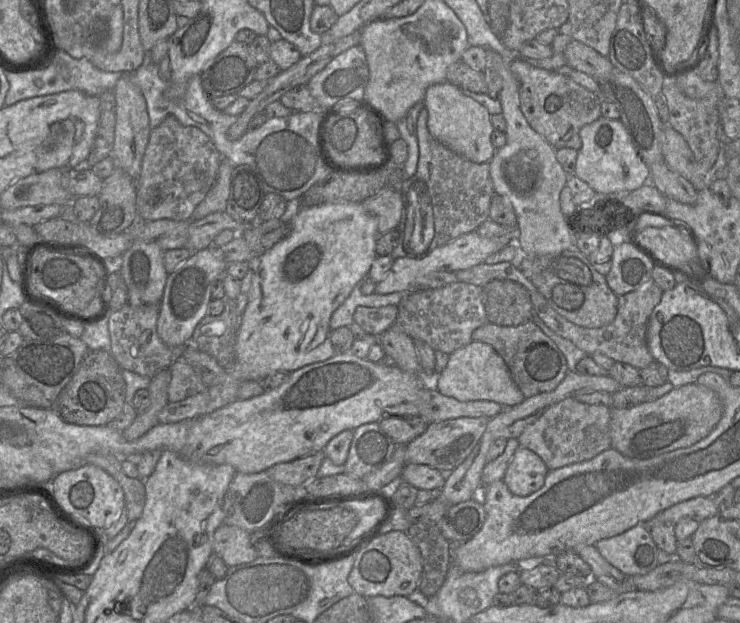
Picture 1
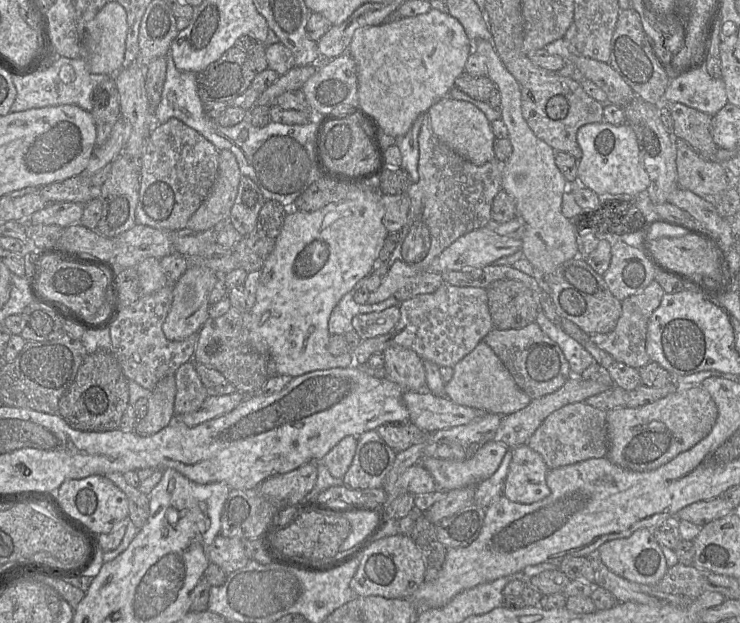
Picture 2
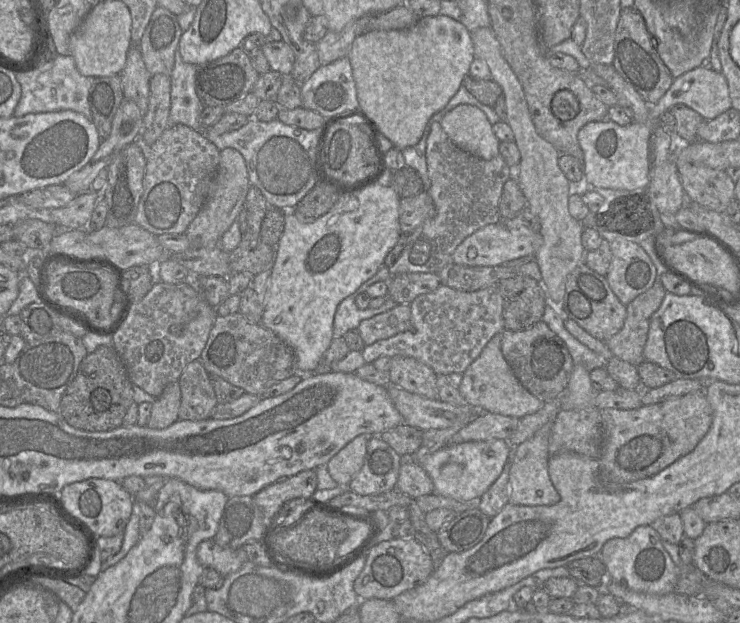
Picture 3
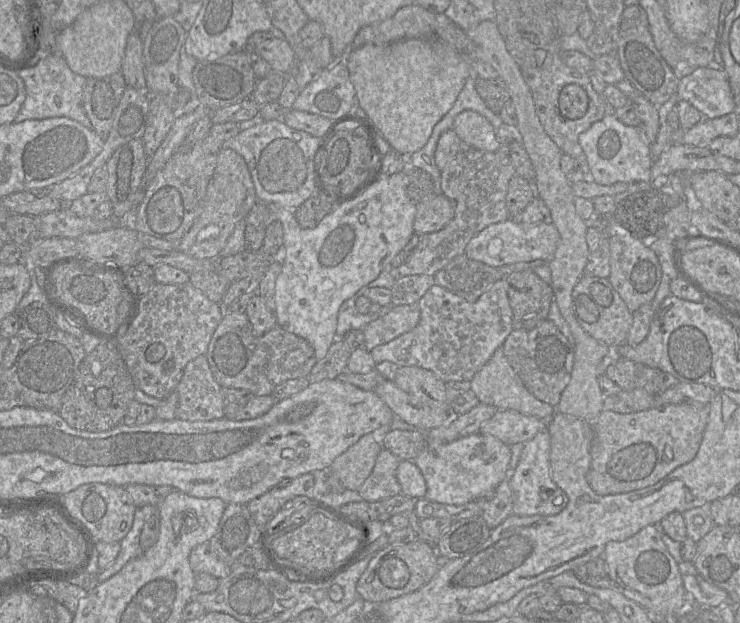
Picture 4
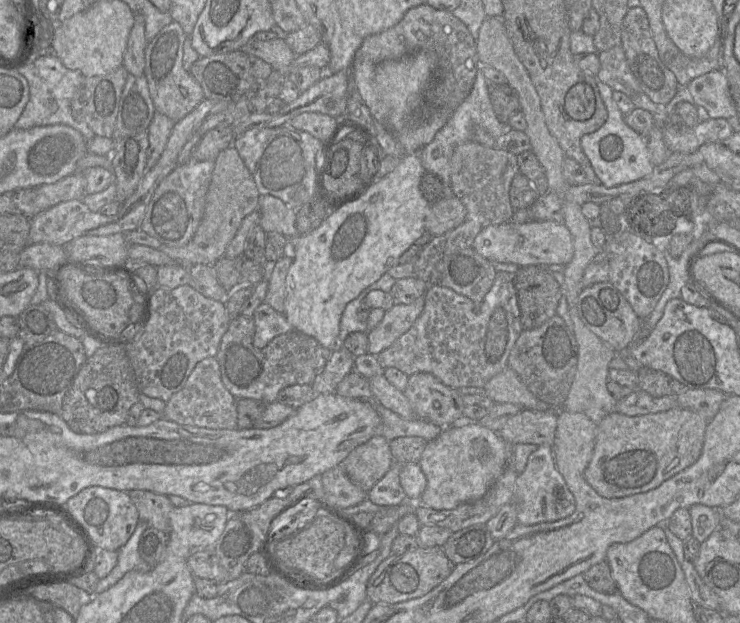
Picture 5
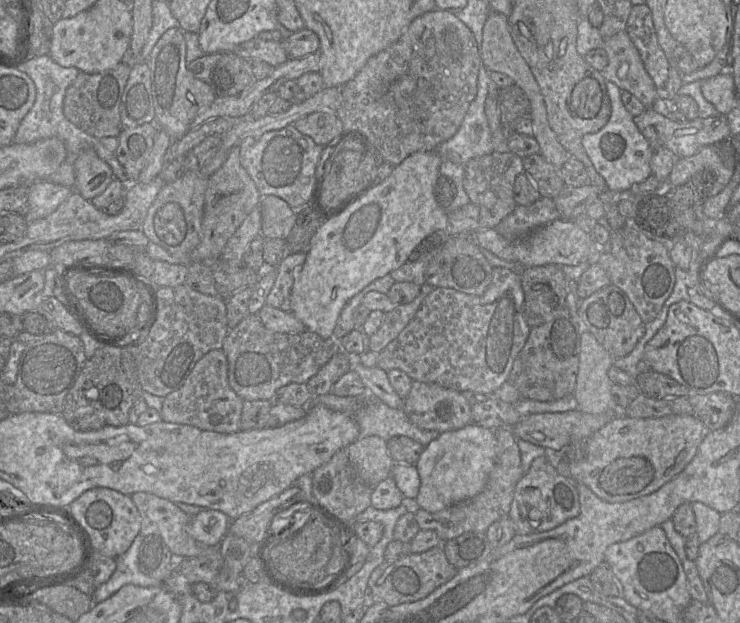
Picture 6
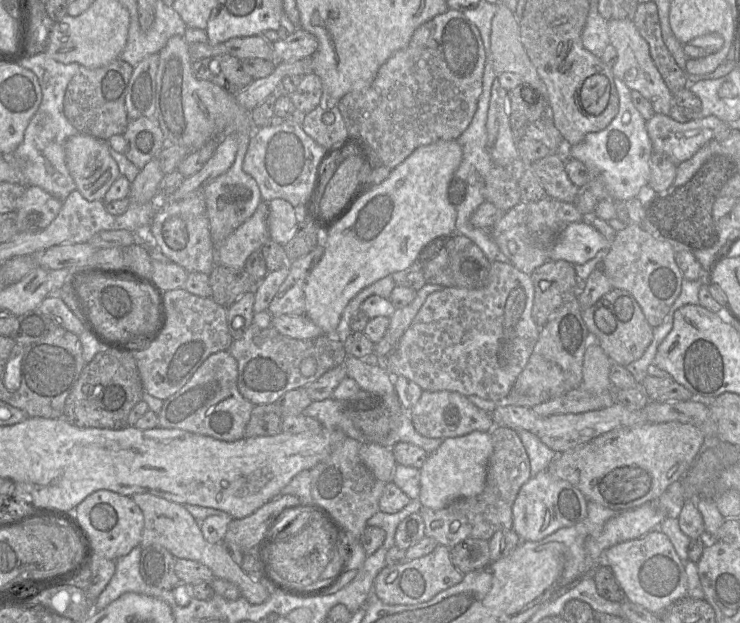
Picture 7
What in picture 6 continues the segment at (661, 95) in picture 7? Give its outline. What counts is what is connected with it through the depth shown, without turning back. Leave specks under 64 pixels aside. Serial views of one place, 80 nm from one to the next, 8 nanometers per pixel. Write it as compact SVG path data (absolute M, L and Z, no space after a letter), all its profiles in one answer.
M623 30L605 39L603 49L608 57L608 64L601 71L604 79L630 92L646 108L652 109L659 97L627 32Z

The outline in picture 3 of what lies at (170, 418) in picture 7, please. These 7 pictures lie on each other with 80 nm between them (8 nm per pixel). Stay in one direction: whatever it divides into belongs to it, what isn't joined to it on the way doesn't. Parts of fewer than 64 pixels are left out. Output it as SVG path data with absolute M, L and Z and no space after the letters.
M201 361L190 362L179 380L181 403L178 417L181 420L206 420L218 404L210 375Z

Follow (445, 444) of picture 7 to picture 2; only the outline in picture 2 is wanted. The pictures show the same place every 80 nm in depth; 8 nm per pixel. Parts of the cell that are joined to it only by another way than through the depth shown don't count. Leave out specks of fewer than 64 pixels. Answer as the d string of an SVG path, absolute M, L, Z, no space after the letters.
M490 440L466 460L424 458L420 463L433 476L437 490L448 492L478 485L491 477L500 466L507 450L505 443Z

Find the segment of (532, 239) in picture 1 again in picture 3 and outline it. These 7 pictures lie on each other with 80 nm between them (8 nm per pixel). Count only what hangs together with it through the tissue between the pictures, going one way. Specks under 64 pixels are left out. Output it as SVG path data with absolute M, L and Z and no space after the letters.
M491 27L478 28L471 33L474 46L474 56L483 60L489 67L492 80L503 90L506 103L506 123L514 133L514 142L518 146L521 160L516 179L526 197L527 206L540 219L540 234L543 243L534 258L541 270L547 297L557 307L557 314L564 320L570 319L562 309L565 294L565 284L569 274L580 264L584 263L586 250L582 245L584 227L580 221L572 217L568 202L571 195L571 183L559 167L560 153L536 130L532 121L527 100L521 82L503 57L500 43Z

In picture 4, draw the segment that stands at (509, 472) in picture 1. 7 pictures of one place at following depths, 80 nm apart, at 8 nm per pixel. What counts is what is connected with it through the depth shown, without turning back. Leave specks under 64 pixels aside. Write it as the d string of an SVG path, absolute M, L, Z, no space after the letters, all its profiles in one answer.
M548 428L543 429L531 440L524 443L518 465L510 479L513 514L519 516L556 515L567 506L567 494L551 477L550 452L551 442Z

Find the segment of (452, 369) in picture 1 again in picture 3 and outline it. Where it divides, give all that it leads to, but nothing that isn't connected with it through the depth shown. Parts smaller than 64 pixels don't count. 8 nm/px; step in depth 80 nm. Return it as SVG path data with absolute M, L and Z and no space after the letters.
M501 333L496 334L462 374L458 388L467 404L482 412L491 412L504 416L522 418L537 412L543 402L532 395L514 375L501 350Z

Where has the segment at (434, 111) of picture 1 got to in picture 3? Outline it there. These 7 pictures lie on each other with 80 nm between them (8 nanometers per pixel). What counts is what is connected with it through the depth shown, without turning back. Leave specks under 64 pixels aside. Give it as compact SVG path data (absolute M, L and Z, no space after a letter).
M461 104L449 111L440 125L460 149L484 160L499 154L500 141L487 116L477 107Z

